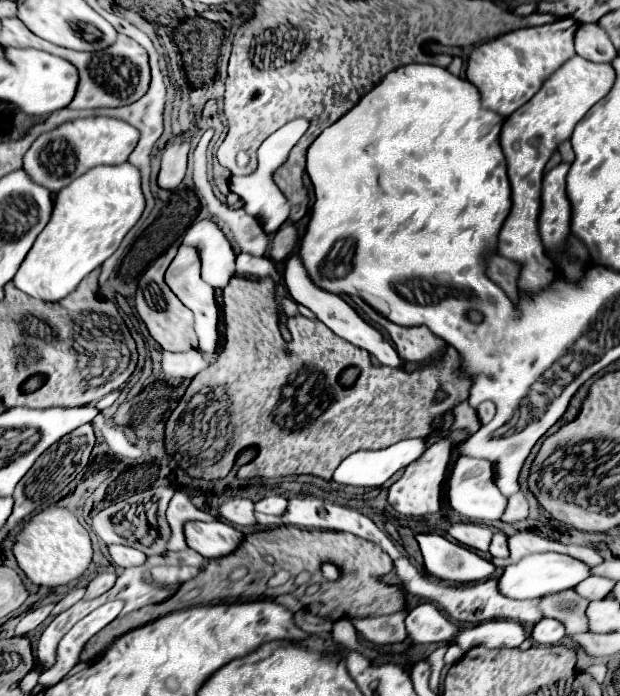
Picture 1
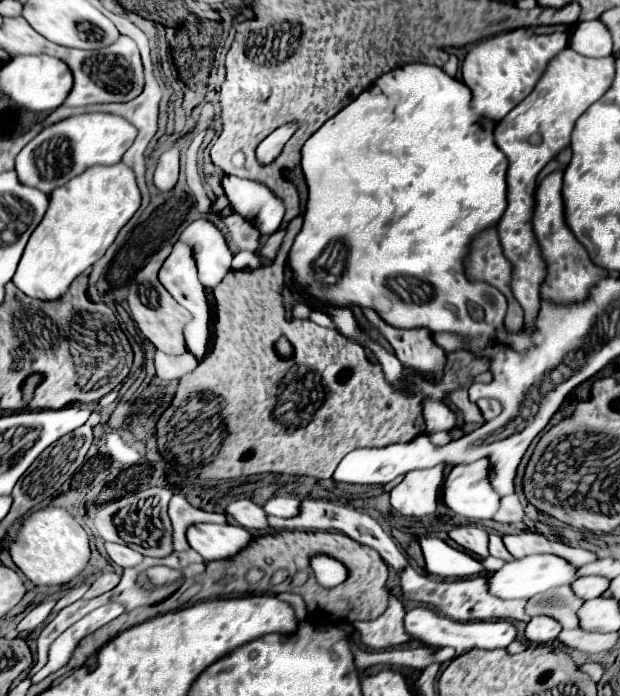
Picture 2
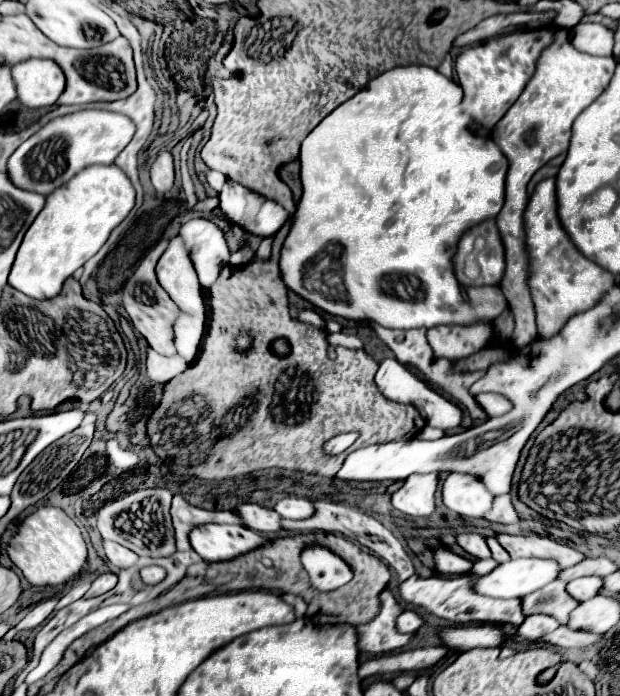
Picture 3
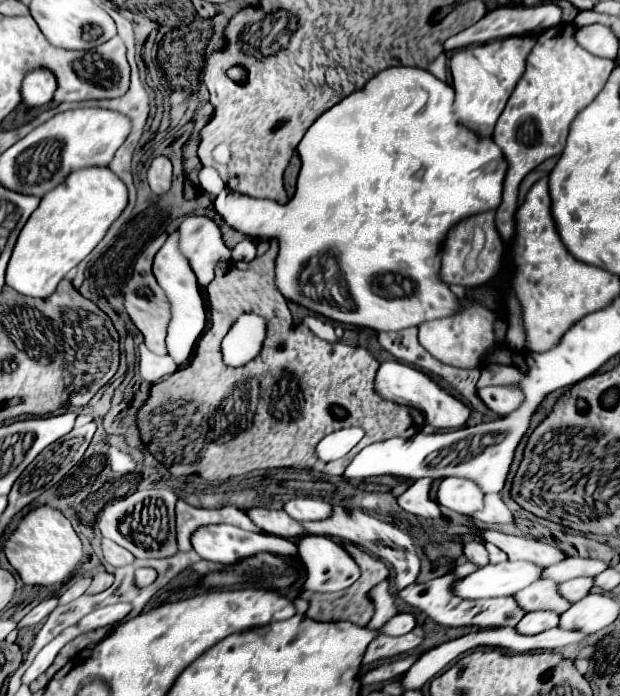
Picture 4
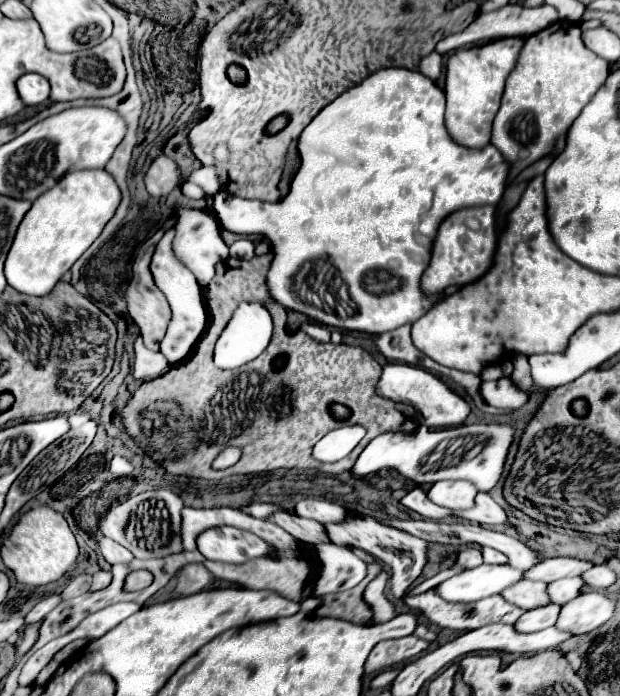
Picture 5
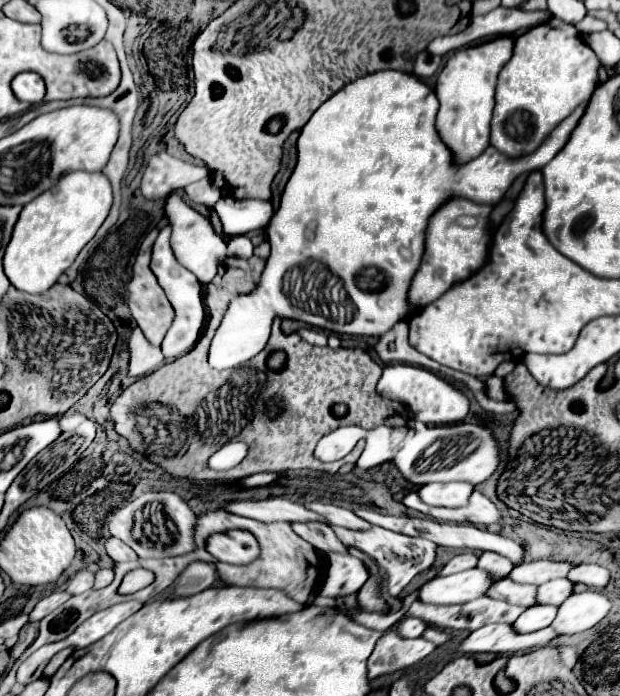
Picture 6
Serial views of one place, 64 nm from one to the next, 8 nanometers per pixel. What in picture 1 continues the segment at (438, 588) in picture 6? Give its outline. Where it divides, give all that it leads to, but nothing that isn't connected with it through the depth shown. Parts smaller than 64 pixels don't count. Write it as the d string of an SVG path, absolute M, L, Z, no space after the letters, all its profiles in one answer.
M552 552L532 554L532 556L522 558L518 564L506 566L506 570L504 570L502 578L500 578L500 592L504 592L510 598L516 598L516 600L542 598L544 594L576 588L576 584L580 584L590 574L592 574L592 568L588 564L572 558L572 556L552 554Z

